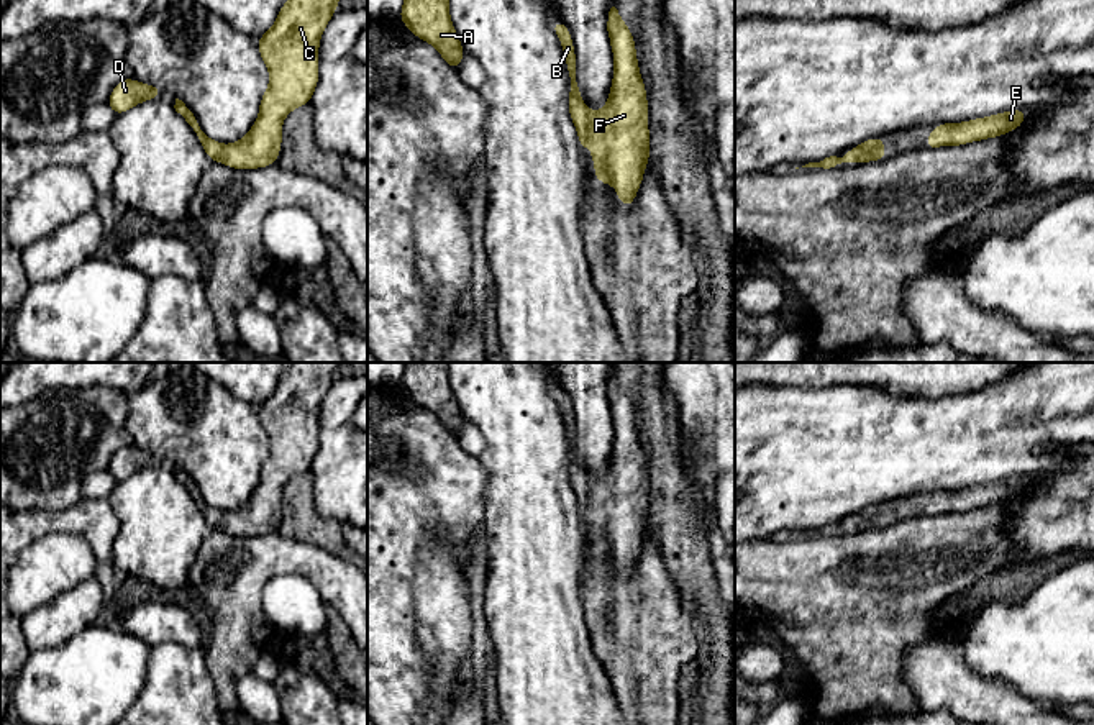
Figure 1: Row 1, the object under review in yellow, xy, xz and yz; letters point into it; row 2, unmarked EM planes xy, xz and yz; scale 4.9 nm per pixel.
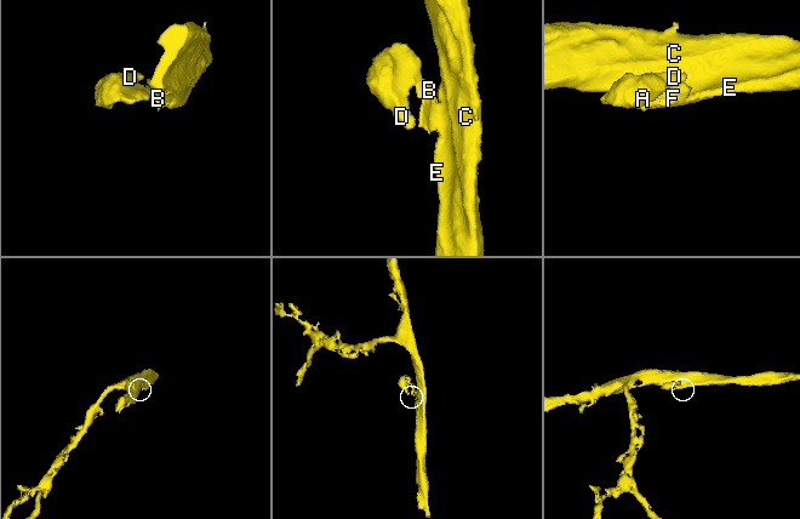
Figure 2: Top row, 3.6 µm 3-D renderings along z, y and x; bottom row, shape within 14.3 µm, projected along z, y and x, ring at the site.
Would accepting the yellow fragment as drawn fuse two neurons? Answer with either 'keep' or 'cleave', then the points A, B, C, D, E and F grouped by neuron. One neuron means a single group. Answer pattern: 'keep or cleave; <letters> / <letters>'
keep; A B C D E F

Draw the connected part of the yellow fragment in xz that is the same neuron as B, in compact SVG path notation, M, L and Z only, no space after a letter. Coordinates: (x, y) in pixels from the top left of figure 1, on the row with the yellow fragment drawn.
M615 7L607 16L613 51L613 80L607 105L590 112L581 98L577 57L571 31L561 20L551 23L561 41L569 77L569 116L579 135L579 146L590 151L597 182L617 187L618 202L631 207L650 161L646 87L640 75L635 39Z

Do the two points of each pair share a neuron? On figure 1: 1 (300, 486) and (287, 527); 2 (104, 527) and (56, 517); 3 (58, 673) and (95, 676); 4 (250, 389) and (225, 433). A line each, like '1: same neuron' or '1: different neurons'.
1: same neuron
2: same neuron
3: same neuron
4: different neurons

